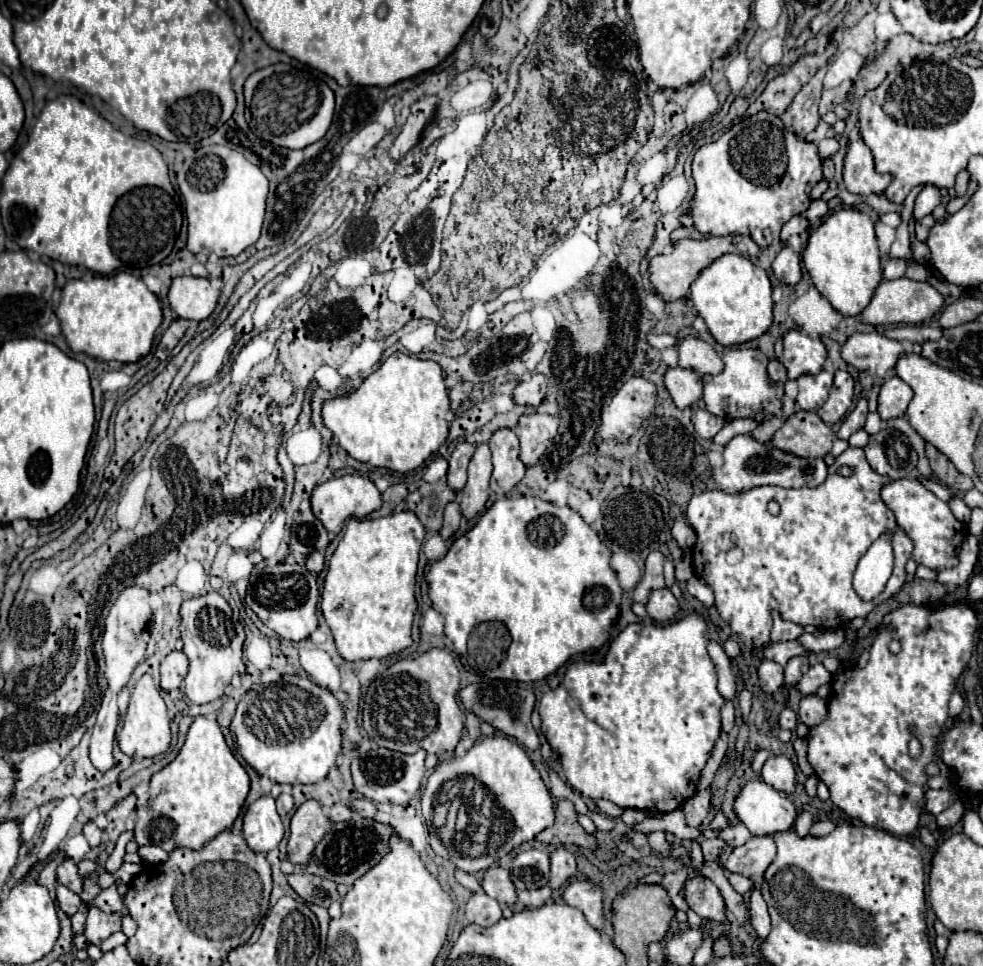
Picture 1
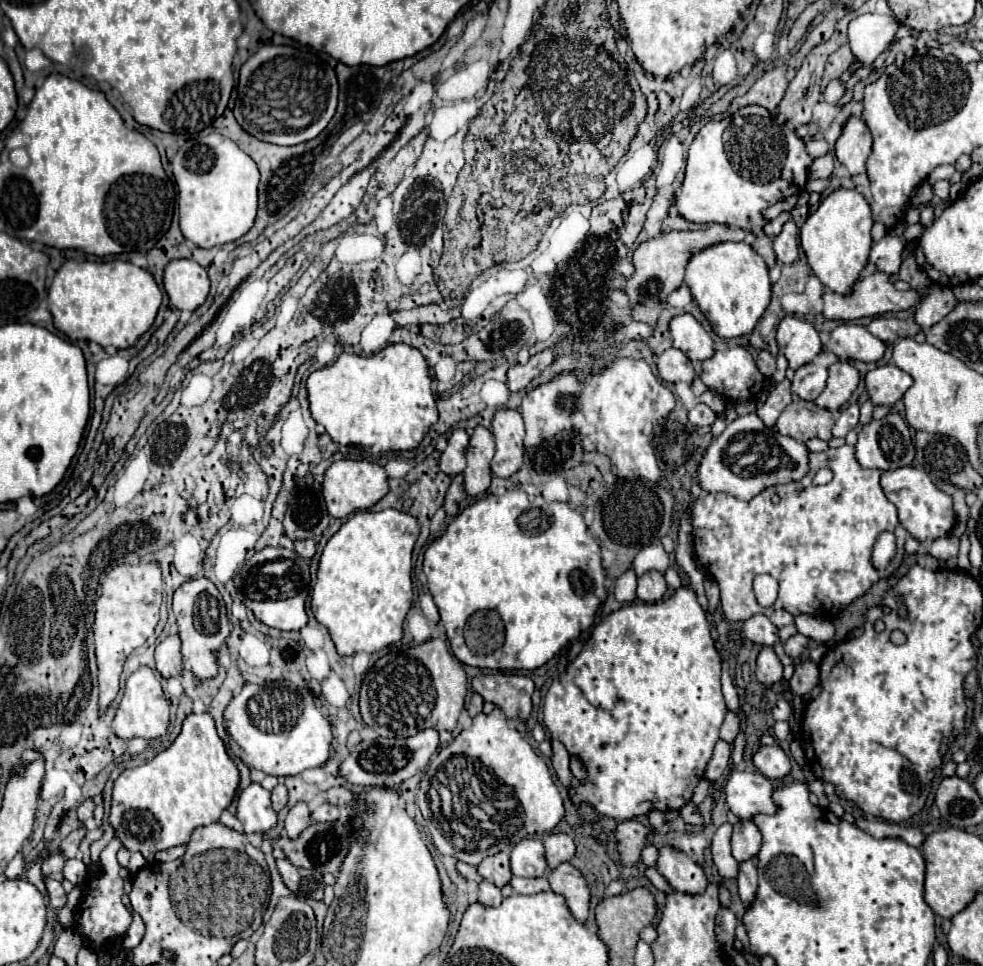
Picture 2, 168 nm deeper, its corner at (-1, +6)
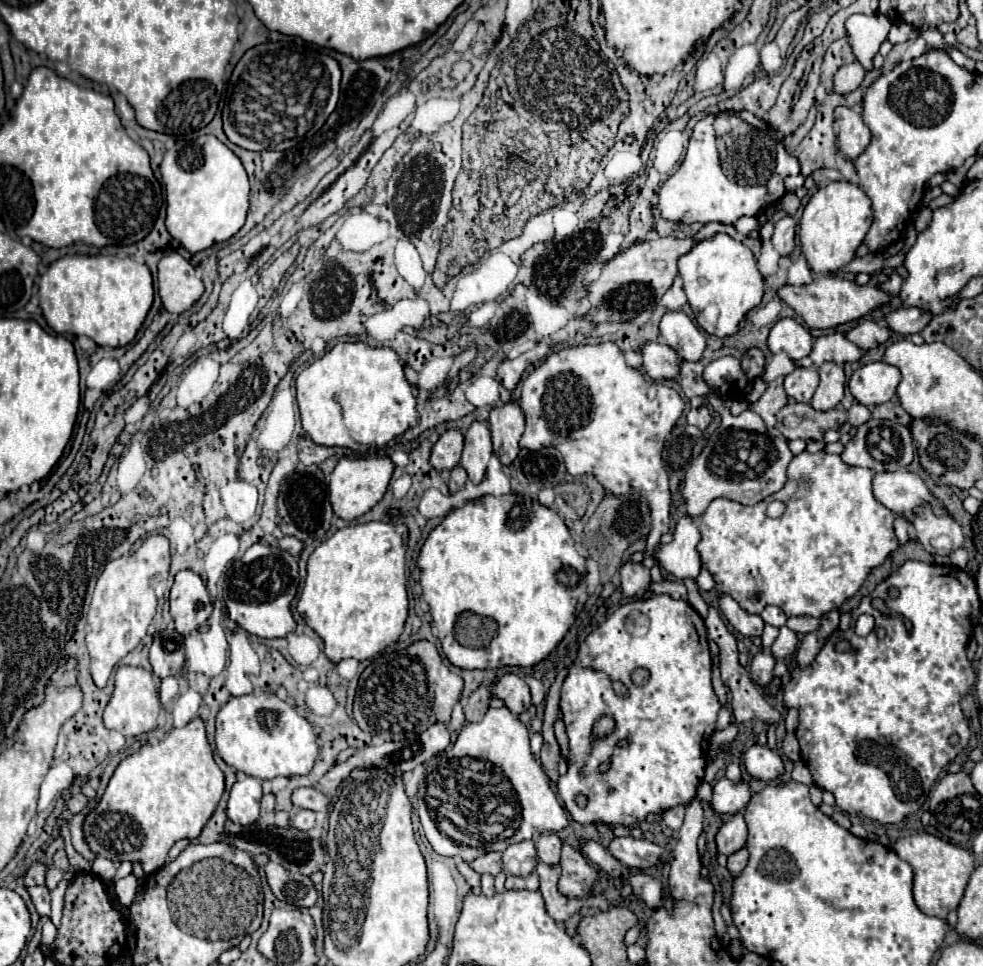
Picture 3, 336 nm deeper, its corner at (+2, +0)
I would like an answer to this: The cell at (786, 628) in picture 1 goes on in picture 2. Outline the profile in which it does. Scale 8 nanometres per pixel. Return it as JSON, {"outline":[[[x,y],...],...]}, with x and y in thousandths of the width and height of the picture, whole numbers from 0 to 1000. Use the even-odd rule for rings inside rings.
{"outline":[[[788,631],[784,636],[784,644],[795,650],[795,648],[801,648],[801,646],[807,646],[807,638],[801,634],[801,631]]]}

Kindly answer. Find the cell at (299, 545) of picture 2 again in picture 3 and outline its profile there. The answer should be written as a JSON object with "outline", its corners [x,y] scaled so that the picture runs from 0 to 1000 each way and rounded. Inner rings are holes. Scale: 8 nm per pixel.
{"outline":[[[289,555],[289,557],[287,557],[287,561],[285,561],[285,567],[287,567],[287,569],[291,569],[291,571],[295,571],[297,576],[303,576],[303,573],[307,571],[309,563],[307,563],[303,557],[297,557],[297,555]]]}

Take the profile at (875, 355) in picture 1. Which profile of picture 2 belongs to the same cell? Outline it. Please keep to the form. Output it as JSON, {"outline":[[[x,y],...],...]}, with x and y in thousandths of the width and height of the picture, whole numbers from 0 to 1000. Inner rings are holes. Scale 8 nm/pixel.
{"outline":[[[856,335],[843,346],[837,362],[849,366],[854,373],[892,375],[900,366],[900,354],[886,348],[878,337]]]}

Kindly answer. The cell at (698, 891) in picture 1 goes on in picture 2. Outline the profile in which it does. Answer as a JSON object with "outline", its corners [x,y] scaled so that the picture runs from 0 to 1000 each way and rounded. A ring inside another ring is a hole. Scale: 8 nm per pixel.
{"outline":[[[674,876],[668,880],[668,901],[687,919],[697,921],[697,925],[711,925],[719,917],[719,907],[711,894],[685,876]]]}

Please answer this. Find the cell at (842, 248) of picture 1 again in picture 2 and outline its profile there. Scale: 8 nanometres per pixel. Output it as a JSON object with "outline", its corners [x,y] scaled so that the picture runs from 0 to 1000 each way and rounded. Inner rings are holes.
{"outline":[[[866,195],[847,197],[825,222],[813,238],[813,248],[823,269],[823,275],[837,292],[839,298],[864,304],[864,296],[874,288],[874,282],[880,277],[886,259],[886,215],[880,203]]]}

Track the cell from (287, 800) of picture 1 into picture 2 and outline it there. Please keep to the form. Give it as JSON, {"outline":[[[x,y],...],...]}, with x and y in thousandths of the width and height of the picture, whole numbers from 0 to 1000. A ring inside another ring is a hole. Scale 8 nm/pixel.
{"outline":[[[282,812],[276,820],[276,830],[278,830],[278,839],[284,841],[290,832],[292,832],[292,816],[288,812]]]}

